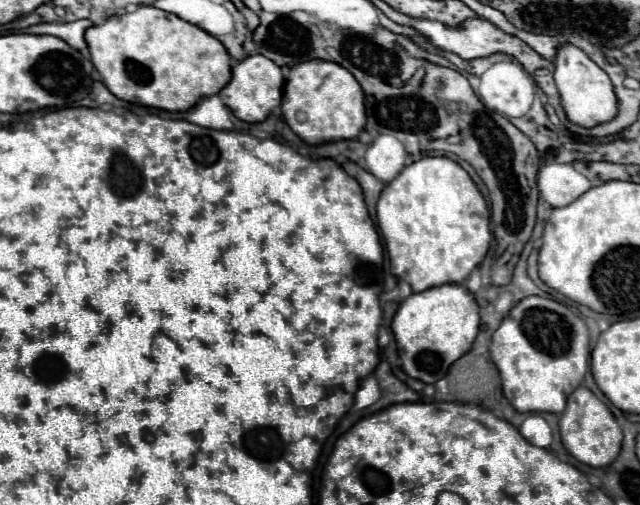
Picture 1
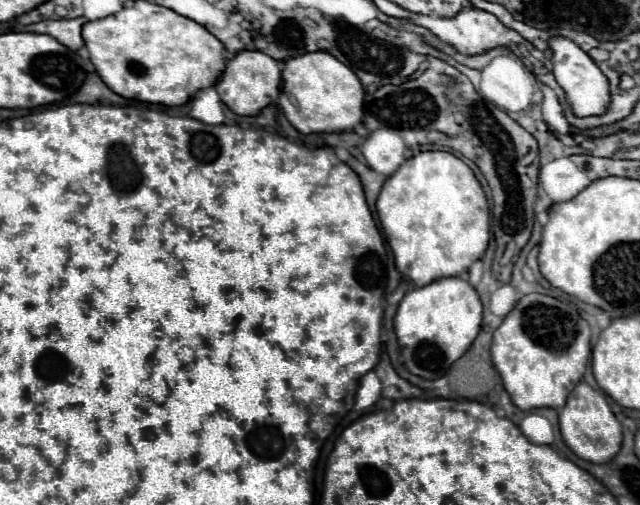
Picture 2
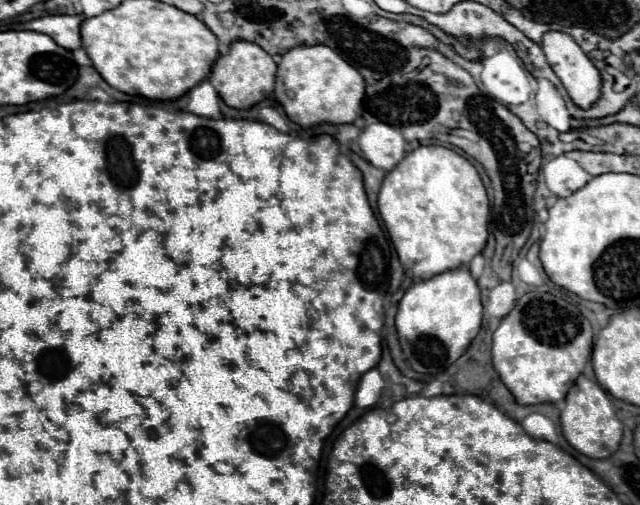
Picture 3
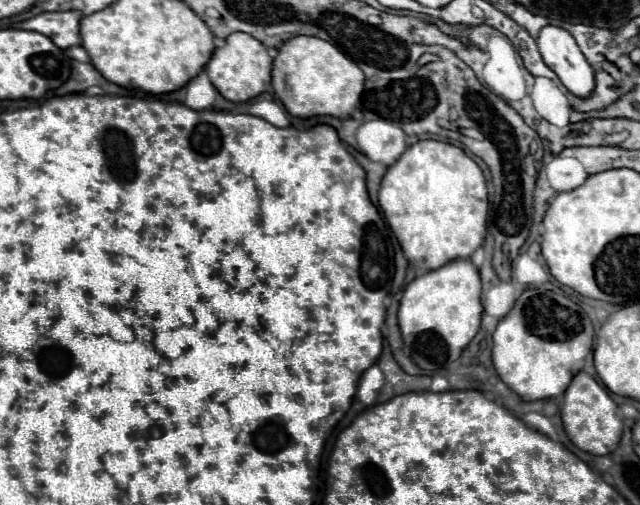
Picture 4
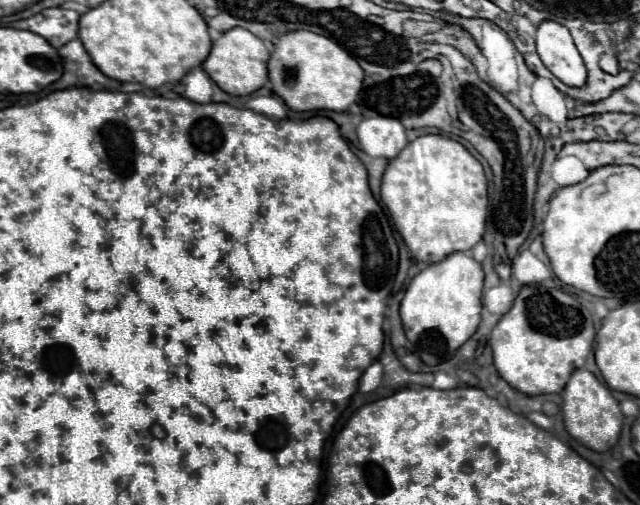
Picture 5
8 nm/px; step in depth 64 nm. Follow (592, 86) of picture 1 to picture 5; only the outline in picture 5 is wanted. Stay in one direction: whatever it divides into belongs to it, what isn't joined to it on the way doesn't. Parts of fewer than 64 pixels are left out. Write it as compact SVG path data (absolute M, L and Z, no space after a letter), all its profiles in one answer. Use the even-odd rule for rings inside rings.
M544 20L536 26L534 40L540 60L556 78L568 86L582 86L586 82L586 66L566 26Z

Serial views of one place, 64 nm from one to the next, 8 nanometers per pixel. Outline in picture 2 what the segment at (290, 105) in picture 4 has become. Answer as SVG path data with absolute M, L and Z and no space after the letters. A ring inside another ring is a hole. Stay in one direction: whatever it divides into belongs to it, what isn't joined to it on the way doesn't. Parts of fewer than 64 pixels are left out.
M326 50L292 56L284 62L278 106L288 122L302 134L354 130L362 122L365 90L358 76Z

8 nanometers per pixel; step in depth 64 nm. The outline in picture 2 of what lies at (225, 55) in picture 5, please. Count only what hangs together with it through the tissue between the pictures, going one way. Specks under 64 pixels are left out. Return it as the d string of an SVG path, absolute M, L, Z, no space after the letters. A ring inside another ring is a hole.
M240 50L232 58L226 60L226 68L214 84L220 100L236 114L252 116L258 114L264 106L276 102L278 98L278 80L280 80L280 64L266 56L260 50Z

